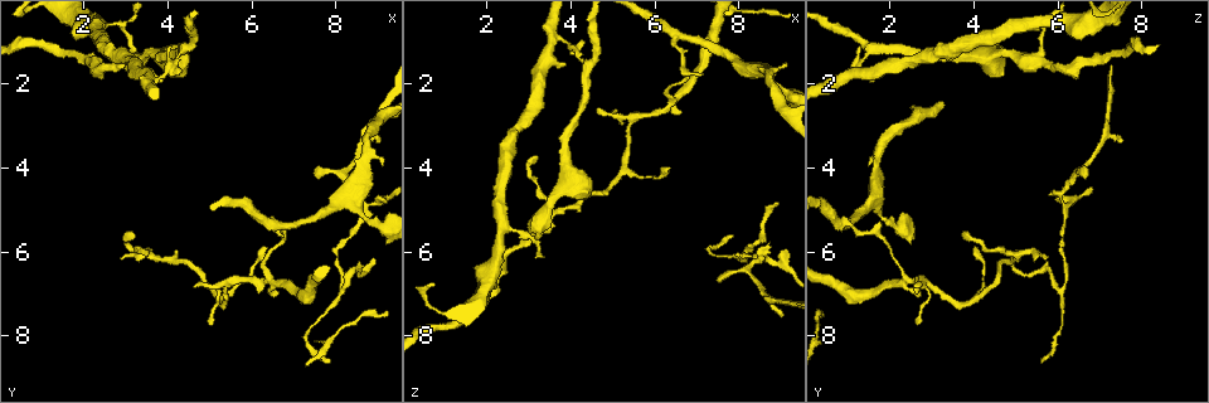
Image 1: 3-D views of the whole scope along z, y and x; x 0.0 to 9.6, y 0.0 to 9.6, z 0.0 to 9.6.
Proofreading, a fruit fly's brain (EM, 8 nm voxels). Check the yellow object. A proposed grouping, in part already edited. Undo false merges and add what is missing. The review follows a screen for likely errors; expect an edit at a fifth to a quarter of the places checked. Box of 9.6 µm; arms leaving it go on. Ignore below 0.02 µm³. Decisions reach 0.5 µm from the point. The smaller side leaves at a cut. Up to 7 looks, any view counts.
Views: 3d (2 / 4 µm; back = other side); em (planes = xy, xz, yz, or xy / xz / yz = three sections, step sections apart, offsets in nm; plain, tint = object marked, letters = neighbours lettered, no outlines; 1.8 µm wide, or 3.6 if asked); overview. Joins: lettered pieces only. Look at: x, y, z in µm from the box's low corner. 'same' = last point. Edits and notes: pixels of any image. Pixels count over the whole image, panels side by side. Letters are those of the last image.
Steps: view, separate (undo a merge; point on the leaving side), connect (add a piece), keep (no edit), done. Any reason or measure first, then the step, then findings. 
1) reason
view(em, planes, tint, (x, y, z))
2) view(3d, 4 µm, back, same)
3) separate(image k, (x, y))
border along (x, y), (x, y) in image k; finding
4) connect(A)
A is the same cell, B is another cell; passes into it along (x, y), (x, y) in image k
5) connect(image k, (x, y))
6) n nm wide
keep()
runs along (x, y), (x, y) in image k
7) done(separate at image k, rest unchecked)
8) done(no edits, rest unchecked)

a fork
view(3d, 4 µm, (8.70, 4.95, 6.15))

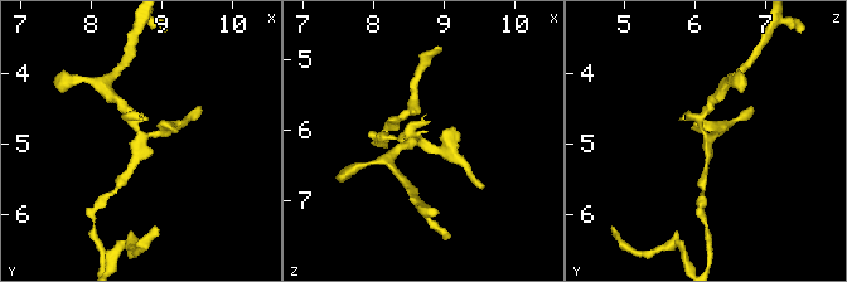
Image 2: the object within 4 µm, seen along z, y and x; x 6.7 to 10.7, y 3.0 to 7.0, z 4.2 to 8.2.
3 arms
view(em, xy, step 16, tint, (8.65, 4.95, 6.15))

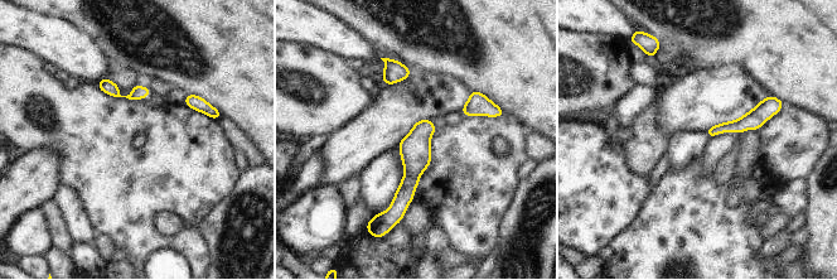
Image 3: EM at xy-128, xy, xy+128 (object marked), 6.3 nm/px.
another direction
view(em, planes, letters, same)

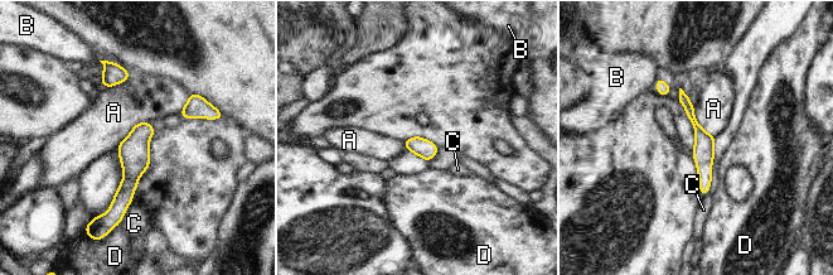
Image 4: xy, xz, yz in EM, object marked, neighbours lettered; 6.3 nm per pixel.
keep()
A, B, C and D are other cells; runs along (682, 95), (703, 141), (705, 191) in image 4; continuous, no second cell

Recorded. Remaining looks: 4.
abrupt turn
view(em, xz, step 16, tint, (8.20, 6.75, 6.15))

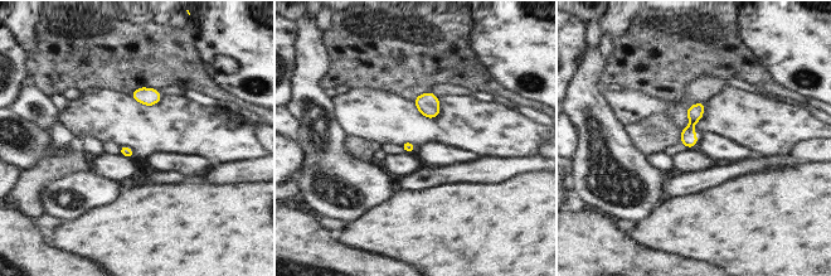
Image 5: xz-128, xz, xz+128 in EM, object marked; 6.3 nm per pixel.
cut it another way
view(em, xy, step 8, tint, same)

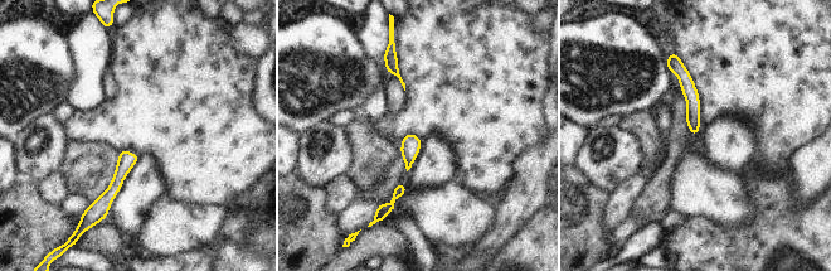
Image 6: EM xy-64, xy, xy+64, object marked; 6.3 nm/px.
see the neighbours
view(em, xy, step 8, letters, same)

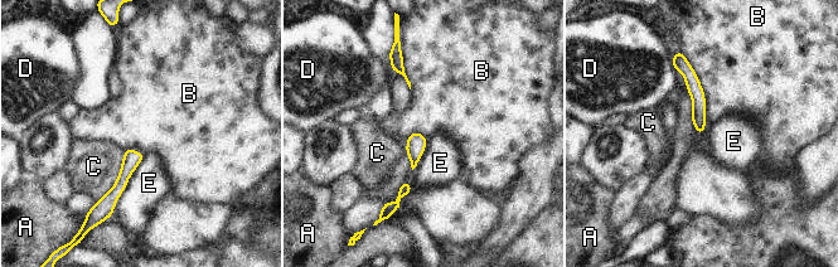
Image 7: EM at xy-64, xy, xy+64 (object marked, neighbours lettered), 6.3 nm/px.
keep()
A, B, C, D and E are other cells; border along (679, 49), (703, 91), (706, 125) in image 7; all the same cell

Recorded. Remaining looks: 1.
a fork
view(em, planes, letters, (6.50, 5.35, 0.85))

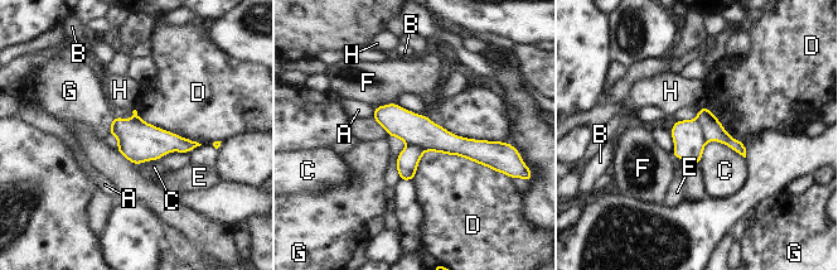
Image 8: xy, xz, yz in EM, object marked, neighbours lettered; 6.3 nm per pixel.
separate(image 8, (713, 130))
A, B, C, D, E, F, G and H are other cells; the part that leaves runs along (701, 112), (726, 139), (742, 152) in image 8; two cells meet here

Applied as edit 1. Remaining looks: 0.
done(separate at image 8, rest unchecked)

